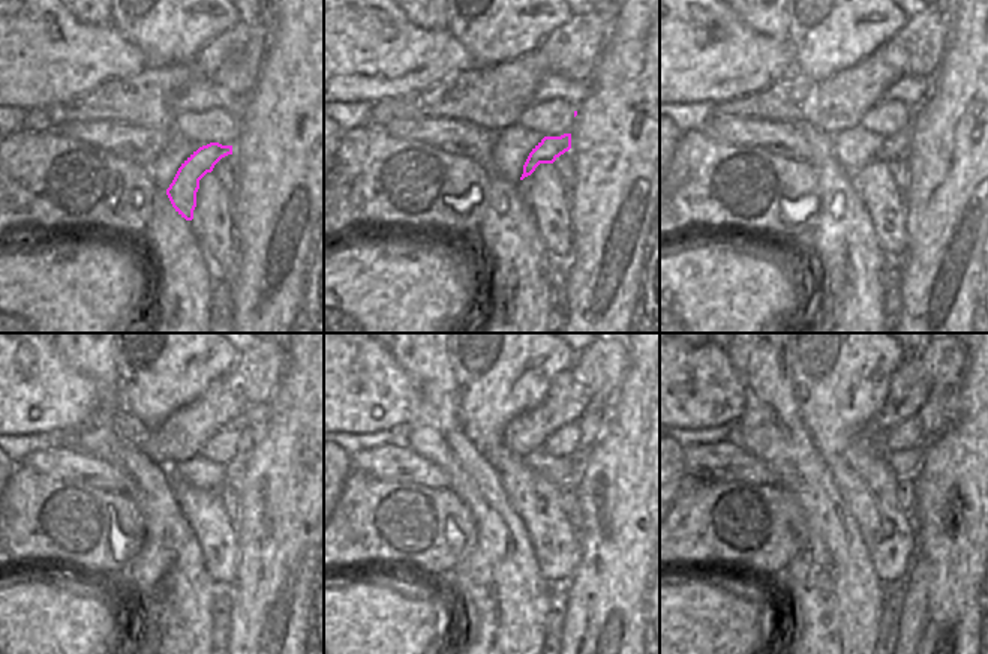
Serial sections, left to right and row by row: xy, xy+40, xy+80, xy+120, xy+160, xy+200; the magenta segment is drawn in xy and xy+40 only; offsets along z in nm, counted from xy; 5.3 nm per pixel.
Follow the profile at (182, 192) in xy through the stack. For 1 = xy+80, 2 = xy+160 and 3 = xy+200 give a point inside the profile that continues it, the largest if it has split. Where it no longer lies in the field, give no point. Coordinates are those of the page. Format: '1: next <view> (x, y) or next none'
1: next xy+80 (892, 146)
2: next xy+160 (579, 459)
3: next xy+200 (918, 468)

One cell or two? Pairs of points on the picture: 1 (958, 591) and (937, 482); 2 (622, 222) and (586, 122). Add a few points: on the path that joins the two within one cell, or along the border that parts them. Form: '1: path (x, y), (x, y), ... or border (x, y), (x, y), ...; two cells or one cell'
1: path (951, 564), (951, 540), (942, 531), (940, 509); one cell
2: path (618, 197), (618, 153), (612, 147); one cell

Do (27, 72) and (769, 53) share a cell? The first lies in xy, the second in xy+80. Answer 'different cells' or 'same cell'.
same cell

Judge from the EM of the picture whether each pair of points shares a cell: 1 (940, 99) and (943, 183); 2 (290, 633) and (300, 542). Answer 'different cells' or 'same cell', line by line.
1: same cell
2: same cell

